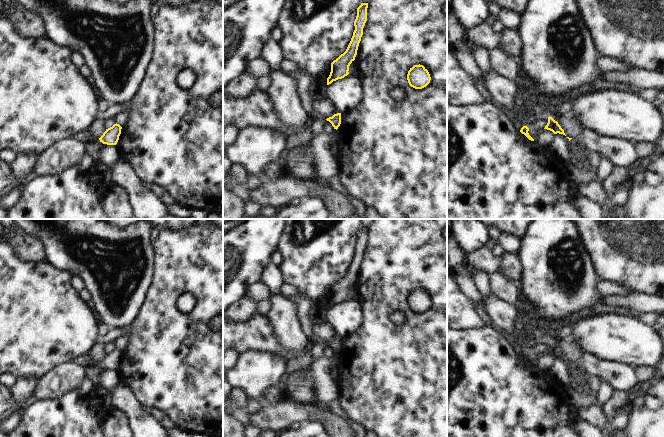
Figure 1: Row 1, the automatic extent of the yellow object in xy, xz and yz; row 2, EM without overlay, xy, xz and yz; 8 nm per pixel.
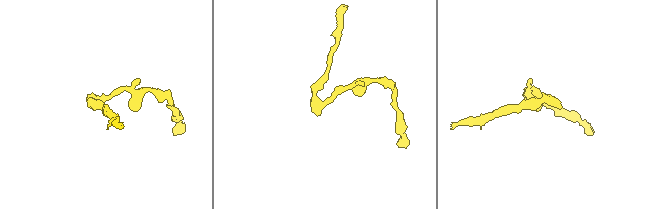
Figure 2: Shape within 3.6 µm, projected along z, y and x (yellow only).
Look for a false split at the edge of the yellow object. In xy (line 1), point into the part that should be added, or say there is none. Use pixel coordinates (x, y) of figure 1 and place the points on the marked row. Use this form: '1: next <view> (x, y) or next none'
1: next xy (94, 142)

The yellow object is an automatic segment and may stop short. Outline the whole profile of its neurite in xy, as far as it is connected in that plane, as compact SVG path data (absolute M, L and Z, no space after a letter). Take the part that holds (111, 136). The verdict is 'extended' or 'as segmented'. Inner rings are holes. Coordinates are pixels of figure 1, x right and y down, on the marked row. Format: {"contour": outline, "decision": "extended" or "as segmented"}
{"contour": "M116 123L112 127L106 129L100 138L92 138L90 144L88 145L91 152L94 152L96 146L100 142L107 145L116 145L121 134L121 129L122 127Z", "decision": "extended"}

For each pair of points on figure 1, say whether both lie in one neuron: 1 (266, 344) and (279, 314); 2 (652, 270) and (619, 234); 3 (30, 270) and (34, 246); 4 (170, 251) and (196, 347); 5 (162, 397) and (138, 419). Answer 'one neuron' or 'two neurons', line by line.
1: two neurons
2: one neuron
3: two neurons
4: one neuron
5: two neurons

